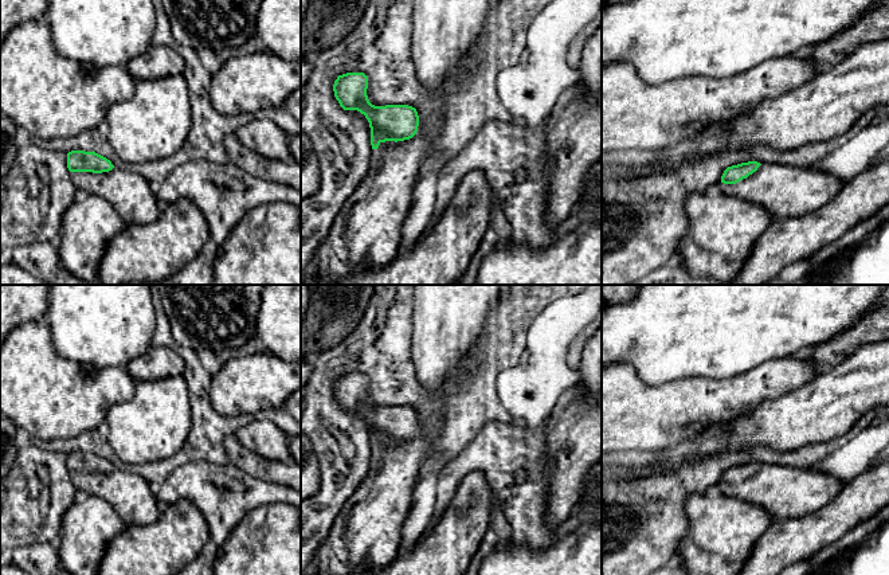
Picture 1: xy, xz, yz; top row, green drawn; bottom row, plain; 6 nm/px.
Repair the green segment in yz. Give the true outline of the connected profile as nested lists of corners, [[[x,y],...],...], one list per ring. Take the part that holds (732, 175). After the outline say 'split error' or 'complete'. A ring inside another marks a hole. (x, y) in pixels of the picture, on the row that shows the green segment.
[[[757,161],[728,167],[718,183],[724,195],[764,207],[772,220],[816,211],[843,185],[823,171]]]; split error

